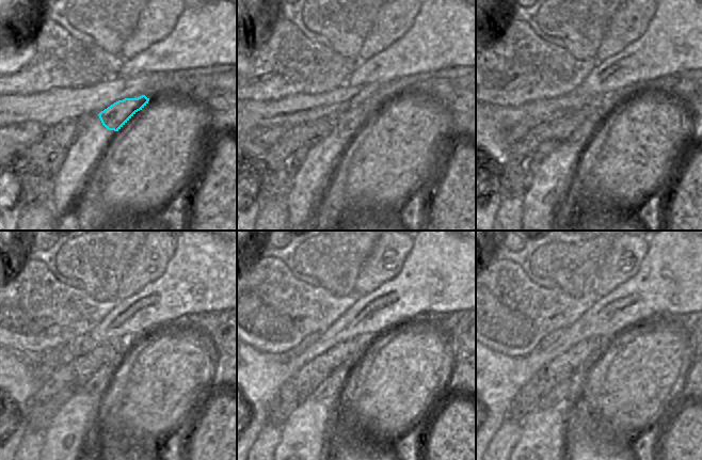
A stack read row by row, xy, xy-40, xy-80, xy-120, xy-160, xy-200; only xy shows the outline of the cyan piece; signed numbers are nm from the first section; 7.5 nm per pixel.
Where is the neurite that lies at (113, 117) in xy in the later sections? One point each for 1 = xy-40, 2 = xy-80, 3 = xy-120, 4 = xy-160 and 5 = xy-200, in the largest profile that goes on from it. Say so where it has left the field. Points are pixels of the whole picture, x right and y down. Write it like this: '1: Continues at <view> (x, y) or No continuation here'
1: Continues at xy-40 (347, 124)
2: Continues at xy-80 (583, 133)
3: Continues at xy-120 (98, 383)
4: Continues at xy-160 (335, 383)
5: Continues at xy-200 (569, 390).

